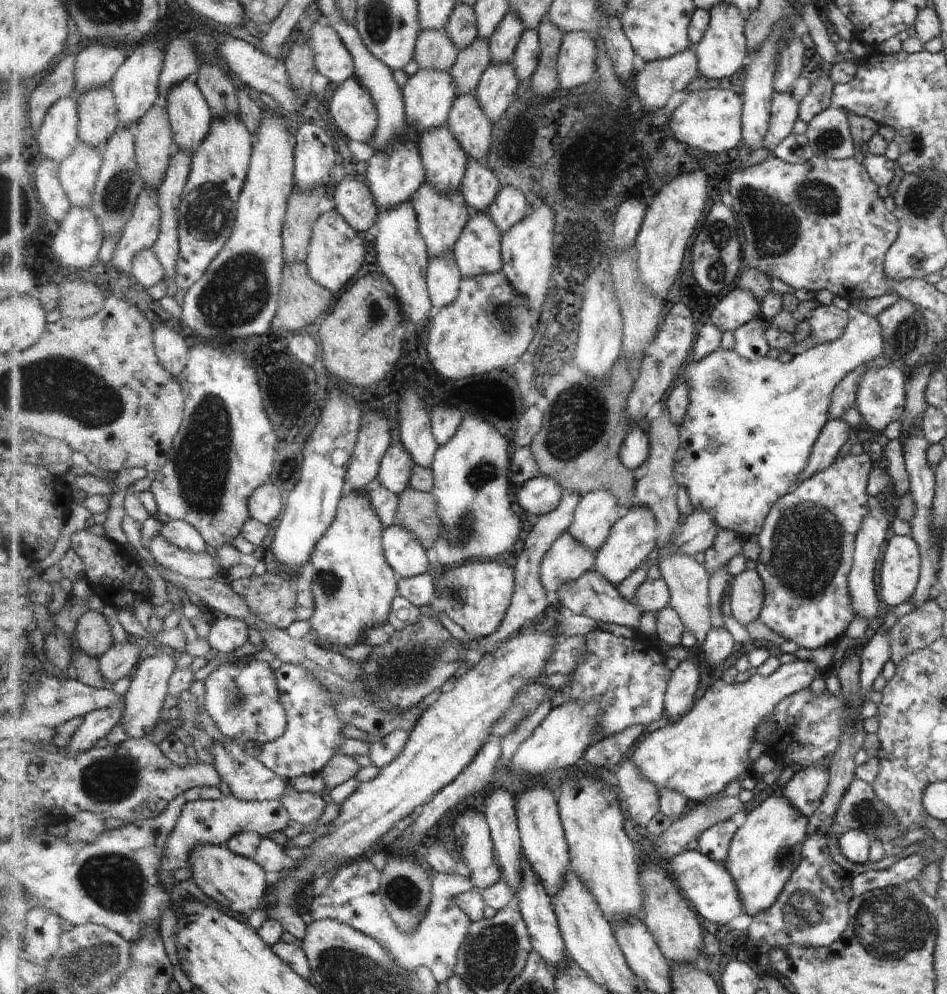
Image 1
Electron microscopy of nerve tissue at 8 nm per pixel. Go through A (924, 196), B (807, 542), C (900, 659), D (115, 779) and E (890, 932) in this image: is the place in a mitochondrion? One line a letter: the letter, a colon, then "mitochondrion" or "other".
A: mitochondrion
B: mitochondrion
C: other
D: mitochondrion
E: mitochondrion

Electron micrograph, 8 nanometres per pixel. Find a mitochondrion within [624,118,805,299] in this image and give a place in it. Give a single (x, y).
(722, 233)

